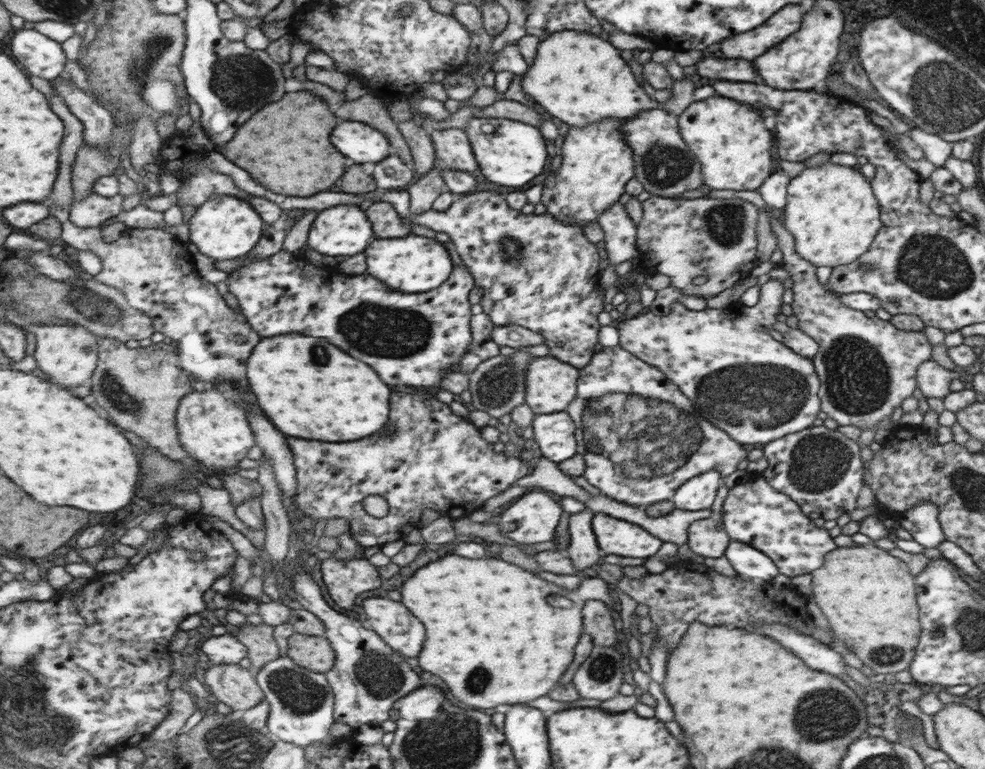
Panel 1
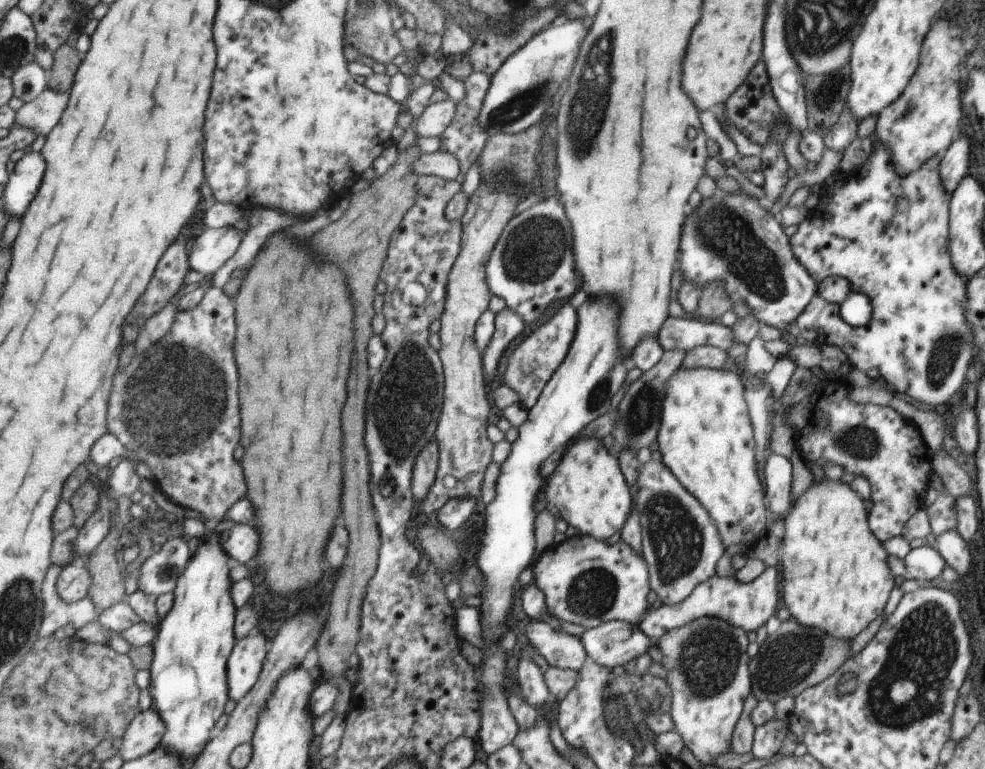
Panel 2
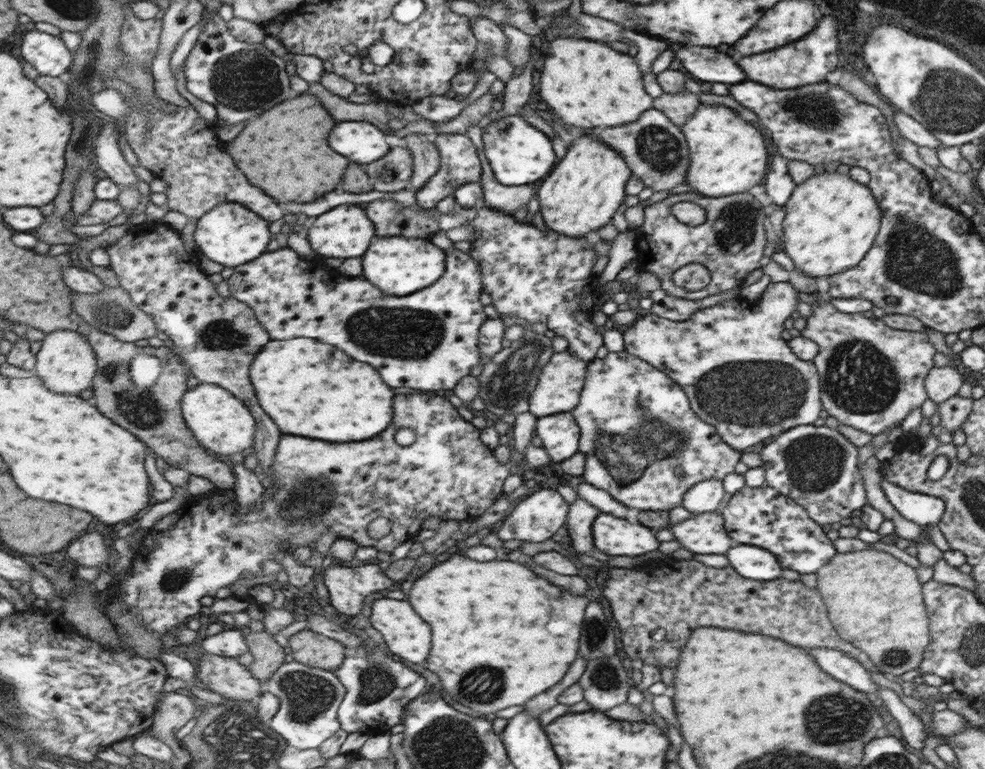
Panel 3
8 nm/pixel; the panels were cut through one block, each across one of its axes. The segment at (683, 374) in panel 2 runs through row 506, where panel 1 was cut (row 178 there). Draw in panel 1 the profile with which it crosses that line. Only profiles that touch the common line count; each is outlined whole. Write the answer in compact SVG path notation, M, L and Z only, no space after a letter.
M705 98L689 104L676 118L676 123L682 141L692 152L693 158L699 161L703 185L710 190L755 191L757 186L762 186L761 182L769 178L771 136L765 136L769 132L763 128L757 110L749 104L739 104L729 98Z

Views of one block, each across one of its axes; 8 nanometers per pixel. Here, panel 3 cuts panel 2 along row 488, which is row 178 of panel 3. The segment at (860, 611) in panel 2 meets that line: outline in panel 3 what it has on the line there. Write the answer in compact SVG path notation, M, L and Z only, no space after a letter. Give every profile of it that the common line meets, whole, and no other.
M817 171L817 174L809 176L805 182L795 186L791 196L781 207L785 212L782 251L793 260L794 268L803 275L814 278L829 277L856 266L871 248L880 227L881 211L869 188L851 180L848 174L839 174L836 171Z

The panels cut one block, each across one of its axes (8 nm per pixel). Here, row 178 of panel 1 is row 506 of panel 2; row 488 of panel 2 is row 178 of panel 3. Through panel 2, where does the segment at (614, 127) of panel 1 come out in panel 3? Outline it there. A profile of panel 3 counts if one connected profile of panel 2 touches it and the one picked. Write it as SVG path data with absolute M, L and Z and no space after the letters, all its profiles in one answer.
M581 136L571 142L563 160L553 166L553 174L537 184L535 194L539 211L547 228L571 238L584 236L601 228L623 202L623 188L632 171L616 150L591 136Z

